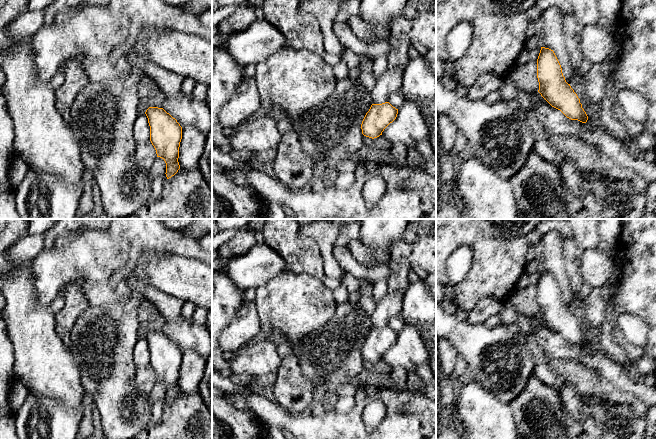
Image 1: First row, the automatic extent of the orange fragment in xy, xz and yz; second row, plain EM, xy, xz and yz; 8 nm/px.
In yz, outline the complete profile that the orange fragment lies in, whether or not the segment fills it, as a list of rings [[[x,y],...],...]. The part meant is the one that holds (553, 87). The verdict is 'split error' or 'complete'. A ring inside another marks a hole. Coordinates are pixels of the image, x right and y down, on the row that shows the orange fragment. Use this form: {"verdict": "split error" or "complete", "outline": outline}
{"verdict": "complete", "outline": [[[541,47],[537,59],[538,92],[567,118],[586,123],[588,116],[577,94],[565,80],[561,65],[553,50]]]}

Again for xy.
{"verdict": "complete", "outline": [[[149,107],[145,114],[150,126],[150,141],[156,150],[157,157],[165,161],[165,174],[169,179],[180,169],[178,158],[182,127],[163,108]]]}

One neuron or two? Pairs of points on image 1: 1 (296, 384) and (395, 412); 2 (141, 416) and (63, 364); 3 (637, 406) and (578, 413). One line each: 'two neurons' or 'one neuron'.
1: two neurons
2: two neurons
3: two neurons

